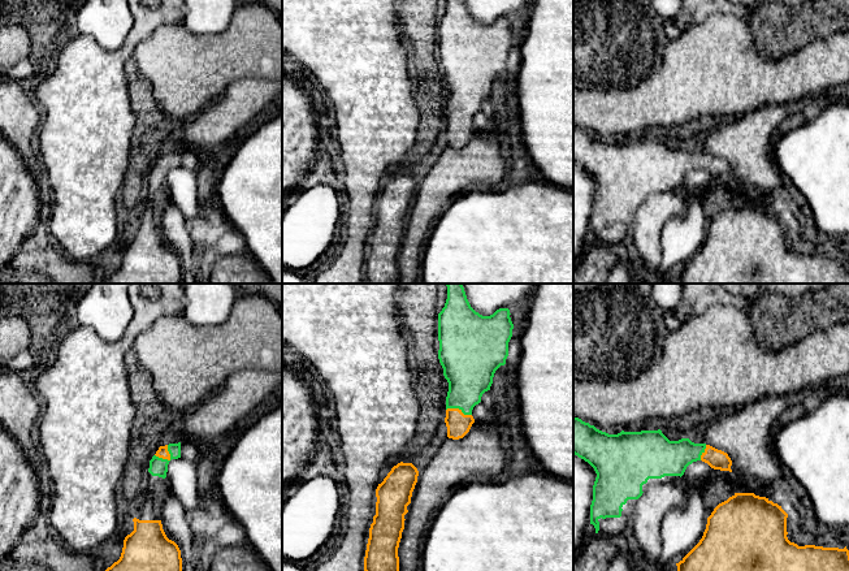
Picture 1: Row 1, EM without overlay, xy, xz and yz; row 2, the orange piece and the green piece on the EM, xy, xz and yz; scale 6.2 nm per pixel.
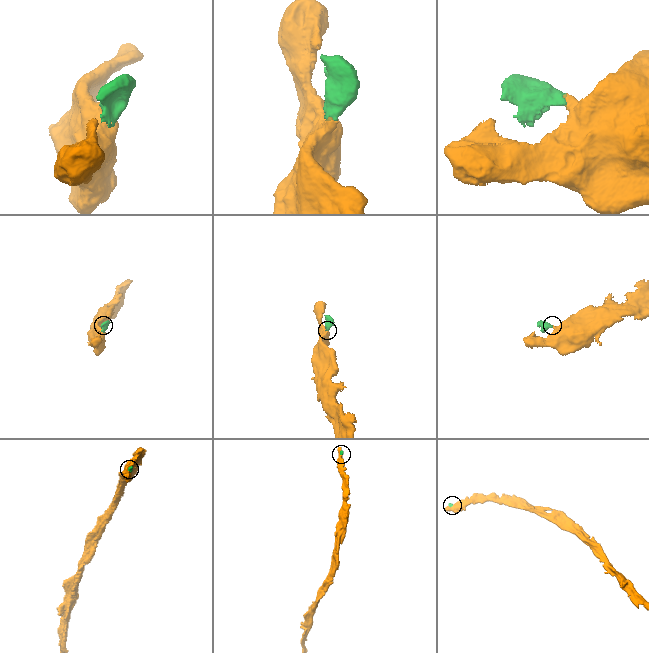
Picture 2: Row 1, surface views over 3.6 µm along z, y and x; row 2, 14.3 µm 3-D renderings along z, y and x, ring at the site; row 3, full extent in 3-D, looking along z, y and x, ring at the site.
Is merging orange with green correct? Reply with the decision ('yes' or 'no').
yes

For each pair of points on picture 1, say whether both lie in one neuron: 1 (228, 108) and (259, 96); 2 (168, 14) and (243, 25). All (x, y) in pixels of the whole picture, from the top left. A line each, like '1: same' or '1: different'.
1: same
2: different

